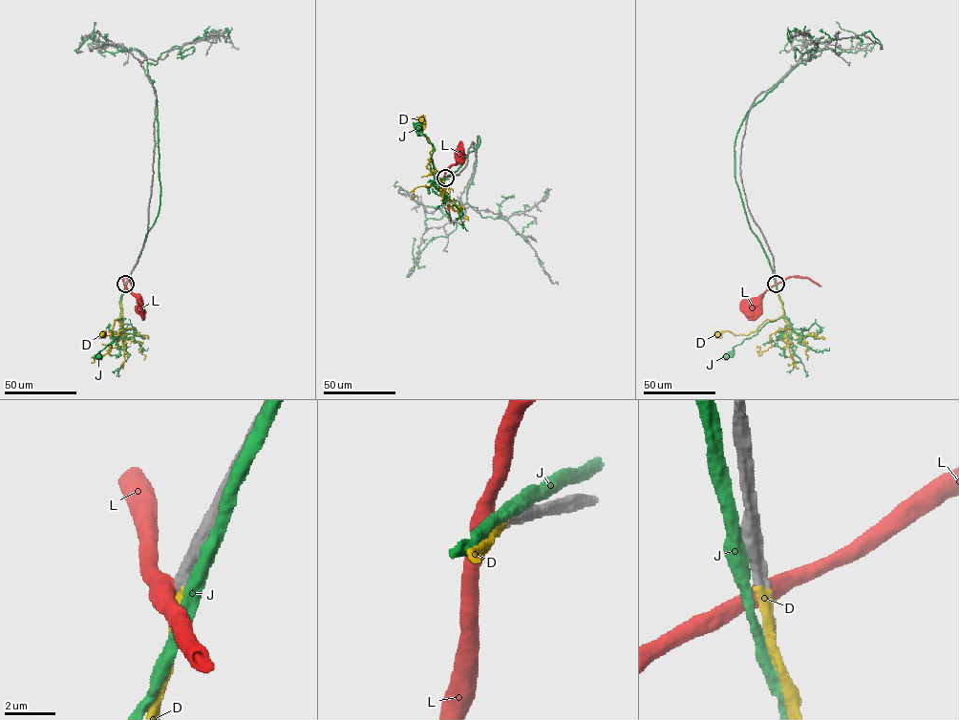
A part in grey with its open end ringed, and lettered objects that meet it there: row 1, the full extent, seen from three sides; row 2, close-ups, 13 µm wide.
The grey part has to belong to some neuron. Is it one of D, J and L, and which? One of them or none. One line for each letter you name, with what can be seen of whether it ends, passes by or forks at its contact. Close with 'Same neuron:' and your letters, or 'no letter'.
D: it ends
Same neuron: D

